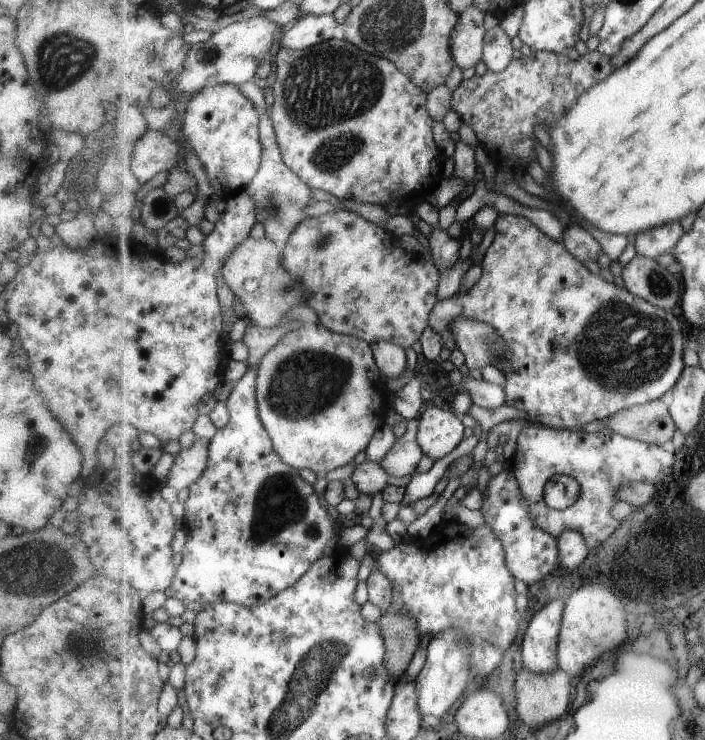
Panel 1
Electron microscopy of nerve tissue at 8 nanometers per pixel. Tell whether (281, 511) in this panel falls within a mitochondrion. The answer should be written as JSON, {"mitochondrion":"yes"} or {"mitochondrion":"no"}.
{"mitochondrion":"yes"}

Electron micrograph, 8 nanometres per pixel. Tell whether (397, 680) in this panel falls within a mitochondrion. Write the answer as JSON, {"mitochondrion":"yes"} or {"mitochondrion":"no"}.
{"mitochondrion":"no"}

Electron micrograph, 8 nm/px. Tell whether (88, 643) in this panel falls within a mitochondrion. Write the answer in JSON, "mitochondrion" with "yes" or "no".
{"mitochondrion":"yes"}

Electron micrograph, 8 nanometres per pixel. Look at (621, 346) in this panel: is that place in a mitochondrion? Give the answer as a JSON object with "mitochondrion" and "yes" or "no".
{"mitochondrion":"yes"}

